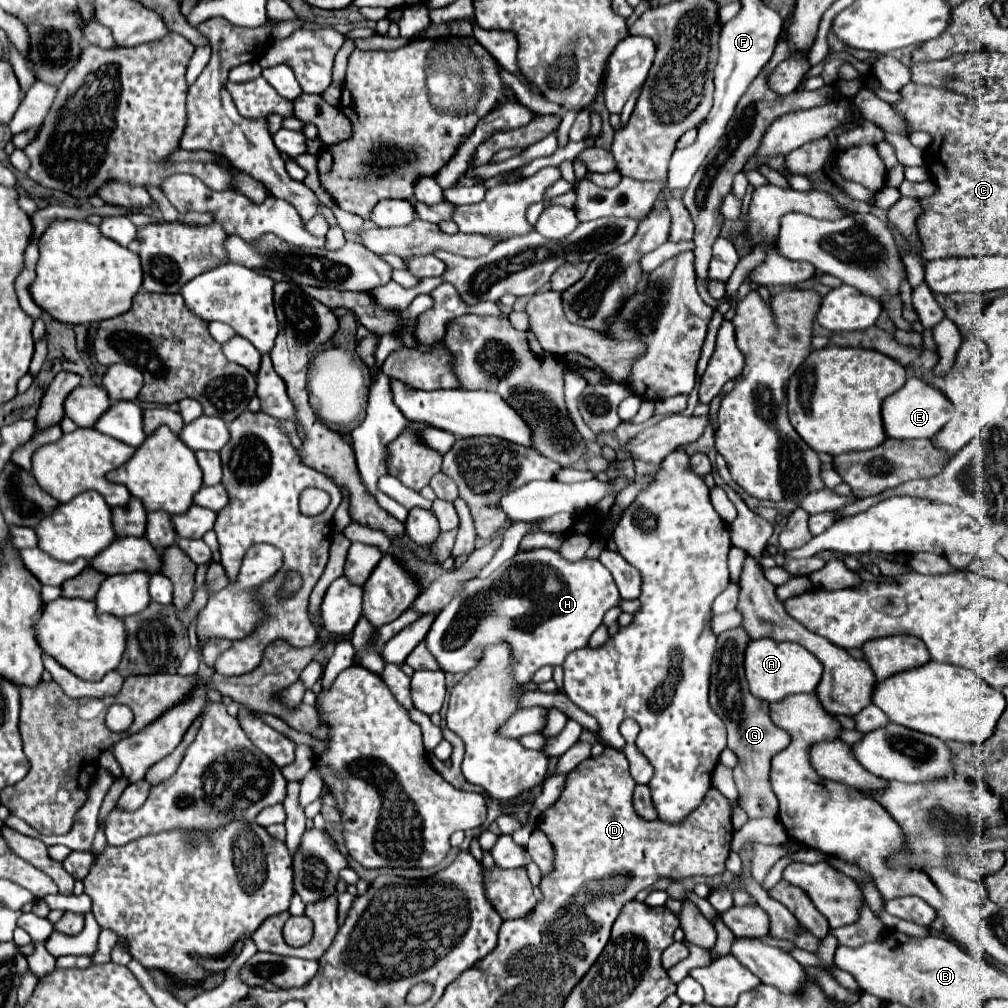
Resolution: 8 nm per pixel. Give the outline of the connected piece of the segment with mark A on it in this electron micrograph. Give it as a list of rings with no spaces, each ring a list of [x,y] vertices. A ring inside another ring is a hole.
[[[773,638],[751,640],[745,648],[745,678],[749,682],[749,690],[755,698],[777,702],[789,694],[813,692],[821,680],[823,666],[821,662],[807,652],[801,644],[795,642],[777,642]]]

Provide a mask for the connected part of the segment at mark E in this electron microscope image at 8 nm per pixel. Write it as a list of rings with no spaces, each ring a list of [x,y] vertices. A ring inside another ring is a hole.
[[[909,376],[907,384],[897,390],[895,394],[887,396],[883,400],[881,416],[883,416],[883,428],[889,438],[905,440],[905,438],[931,438],[937,430],[941,430],[949,418],[951,418],[953,406],[951,402],[933,386],[923,382],[917,376]]]

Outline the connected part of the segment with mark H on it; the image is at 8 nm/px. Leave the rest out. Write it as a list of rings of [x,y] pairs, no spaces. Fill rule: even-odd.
[[[553,550],[525,552],[503,562],[489,578],[473,578],[465,582],[461,592],[437,614],[425,642],[441,668],[453,674],[473,670],[489,644],[509,644],[511,676],[517,684],[525,684],[541,666],[563,664],[569,652],[585,648],[589,644],[589,636],[601,624],[603,614],[609,608],[615,608],[619,598],[621,596],[611,572],[599,560],[579,560],[569,564]]]

